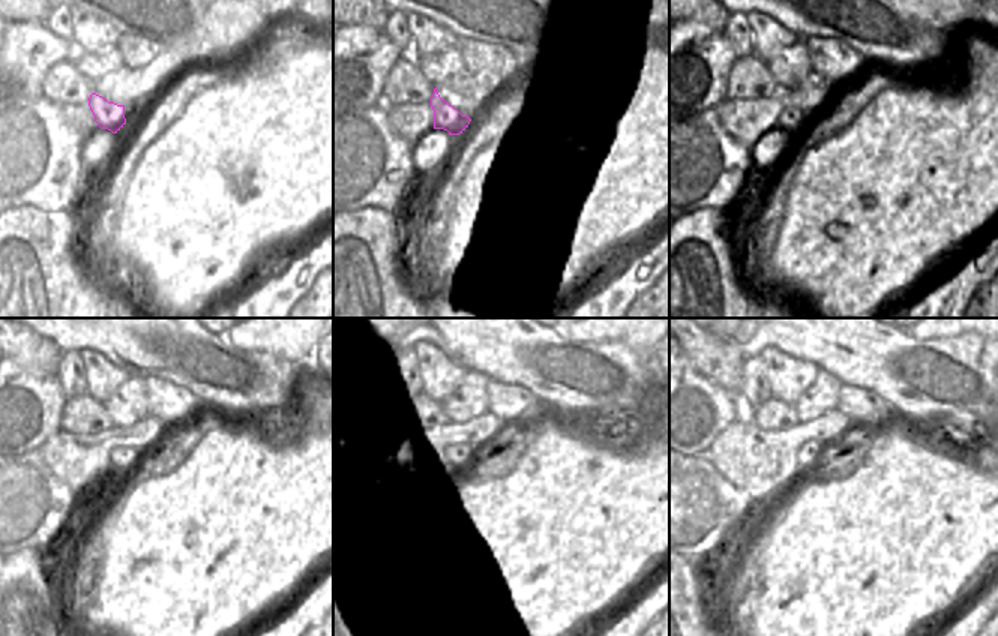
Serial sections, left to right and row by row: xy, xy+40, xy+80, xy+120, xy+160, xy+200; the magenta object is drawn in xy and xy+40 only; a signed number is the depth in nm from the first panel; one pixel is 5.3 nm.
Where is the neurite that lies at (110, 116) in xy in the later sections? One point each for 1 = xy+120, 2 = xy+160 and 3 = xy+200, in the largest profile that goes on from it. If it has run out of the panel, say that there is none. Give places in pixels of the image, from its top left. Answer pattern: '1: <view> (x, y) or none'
1: xy+120 (125, 459)
2: xy+160 (467, 459)
3: xy+200 (811, 453)

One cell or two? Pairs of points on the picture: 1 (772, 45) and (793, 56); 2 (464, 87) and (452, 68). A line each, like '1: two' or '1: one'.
1: two
2: two

